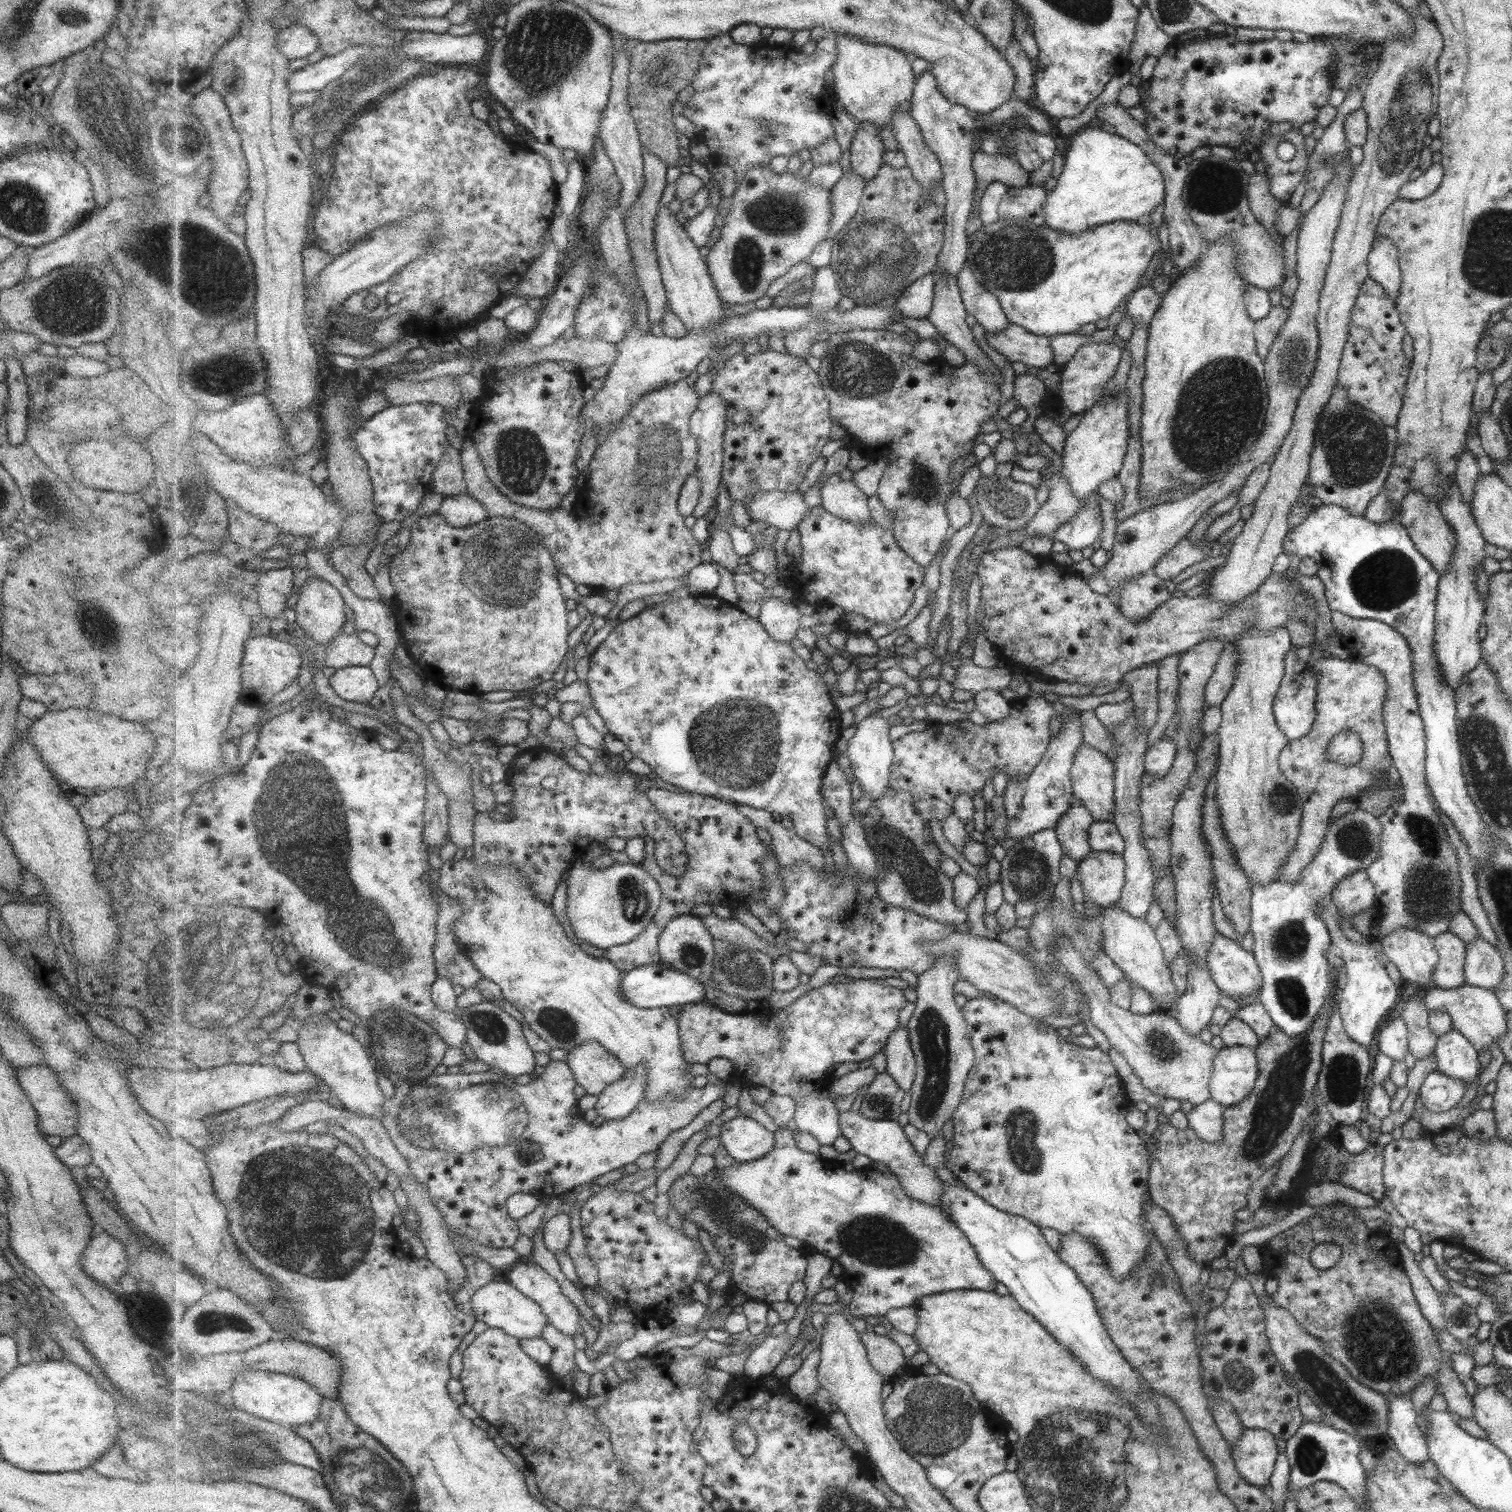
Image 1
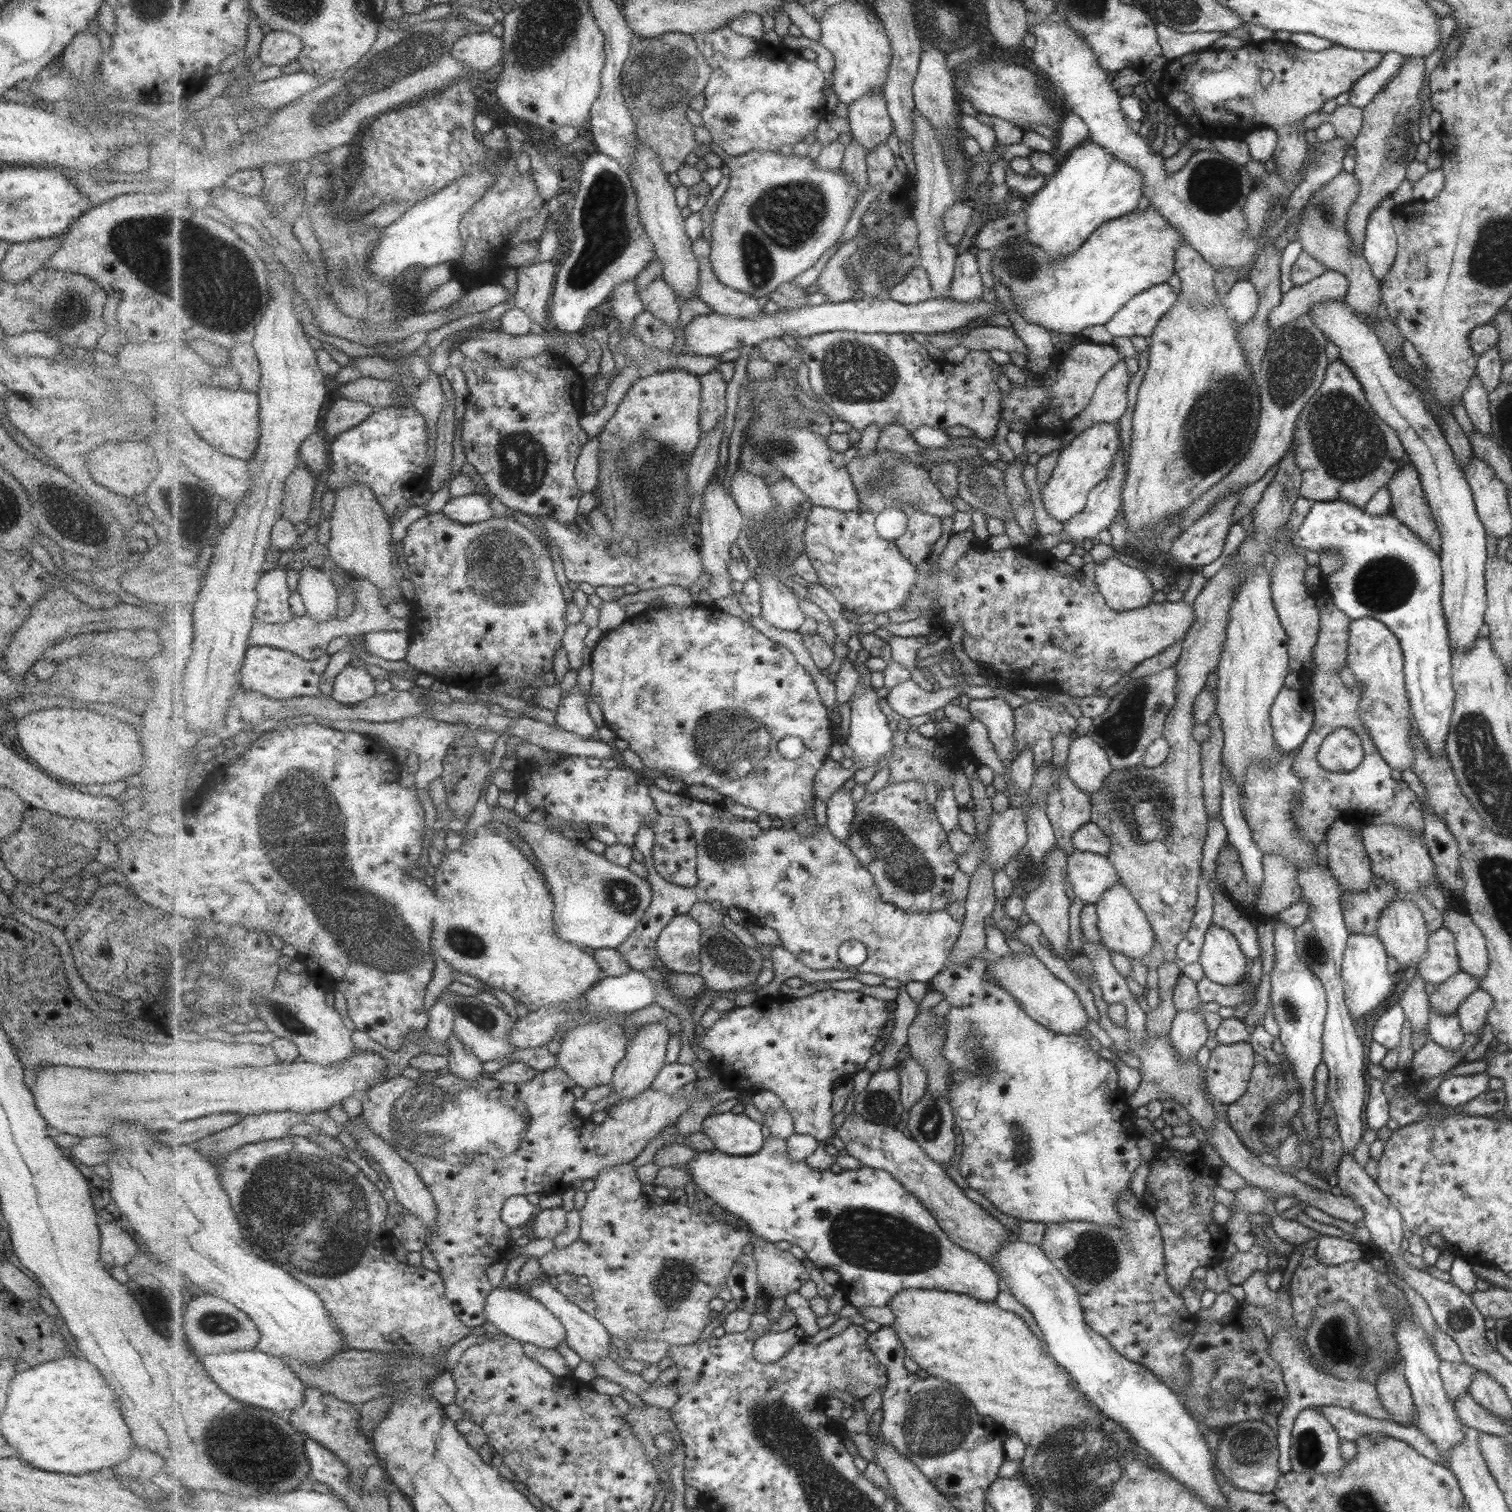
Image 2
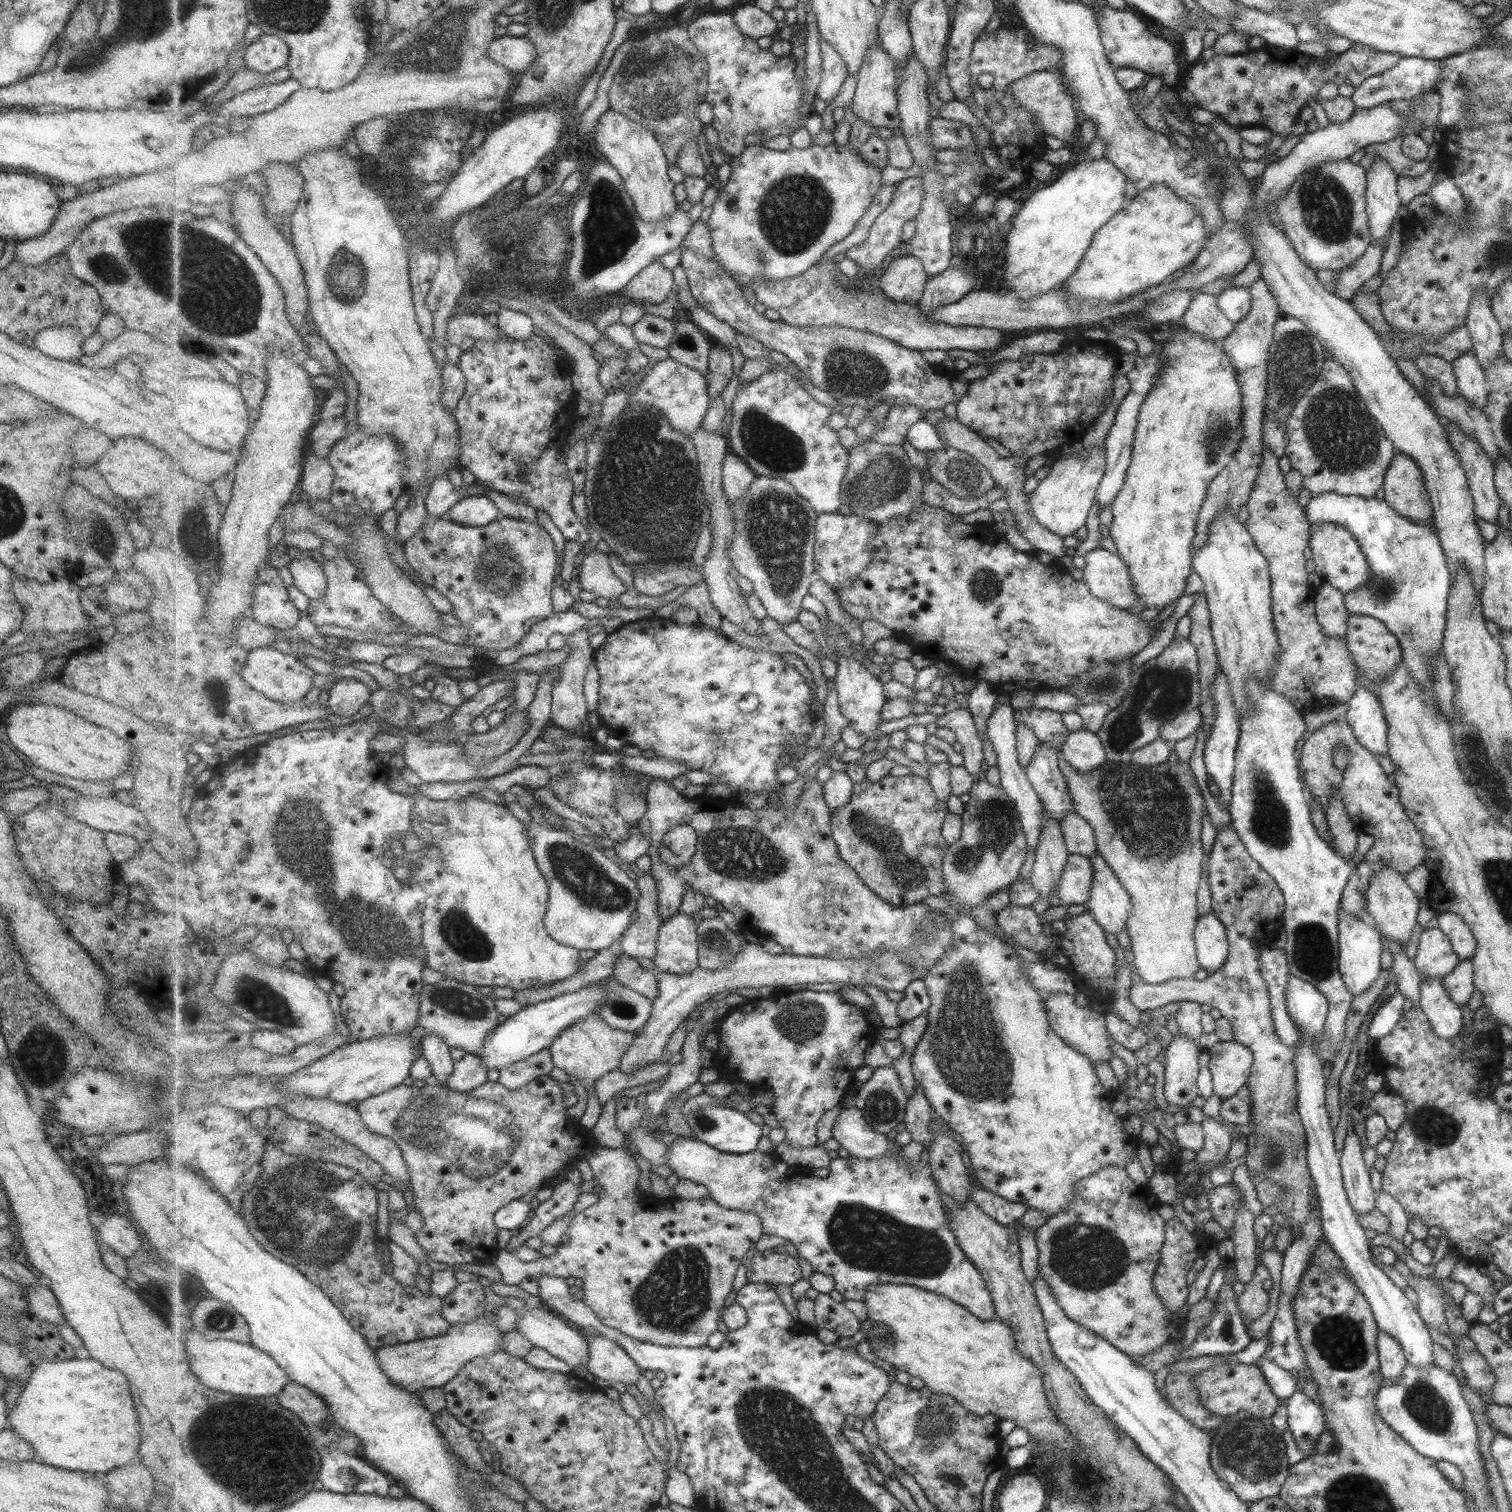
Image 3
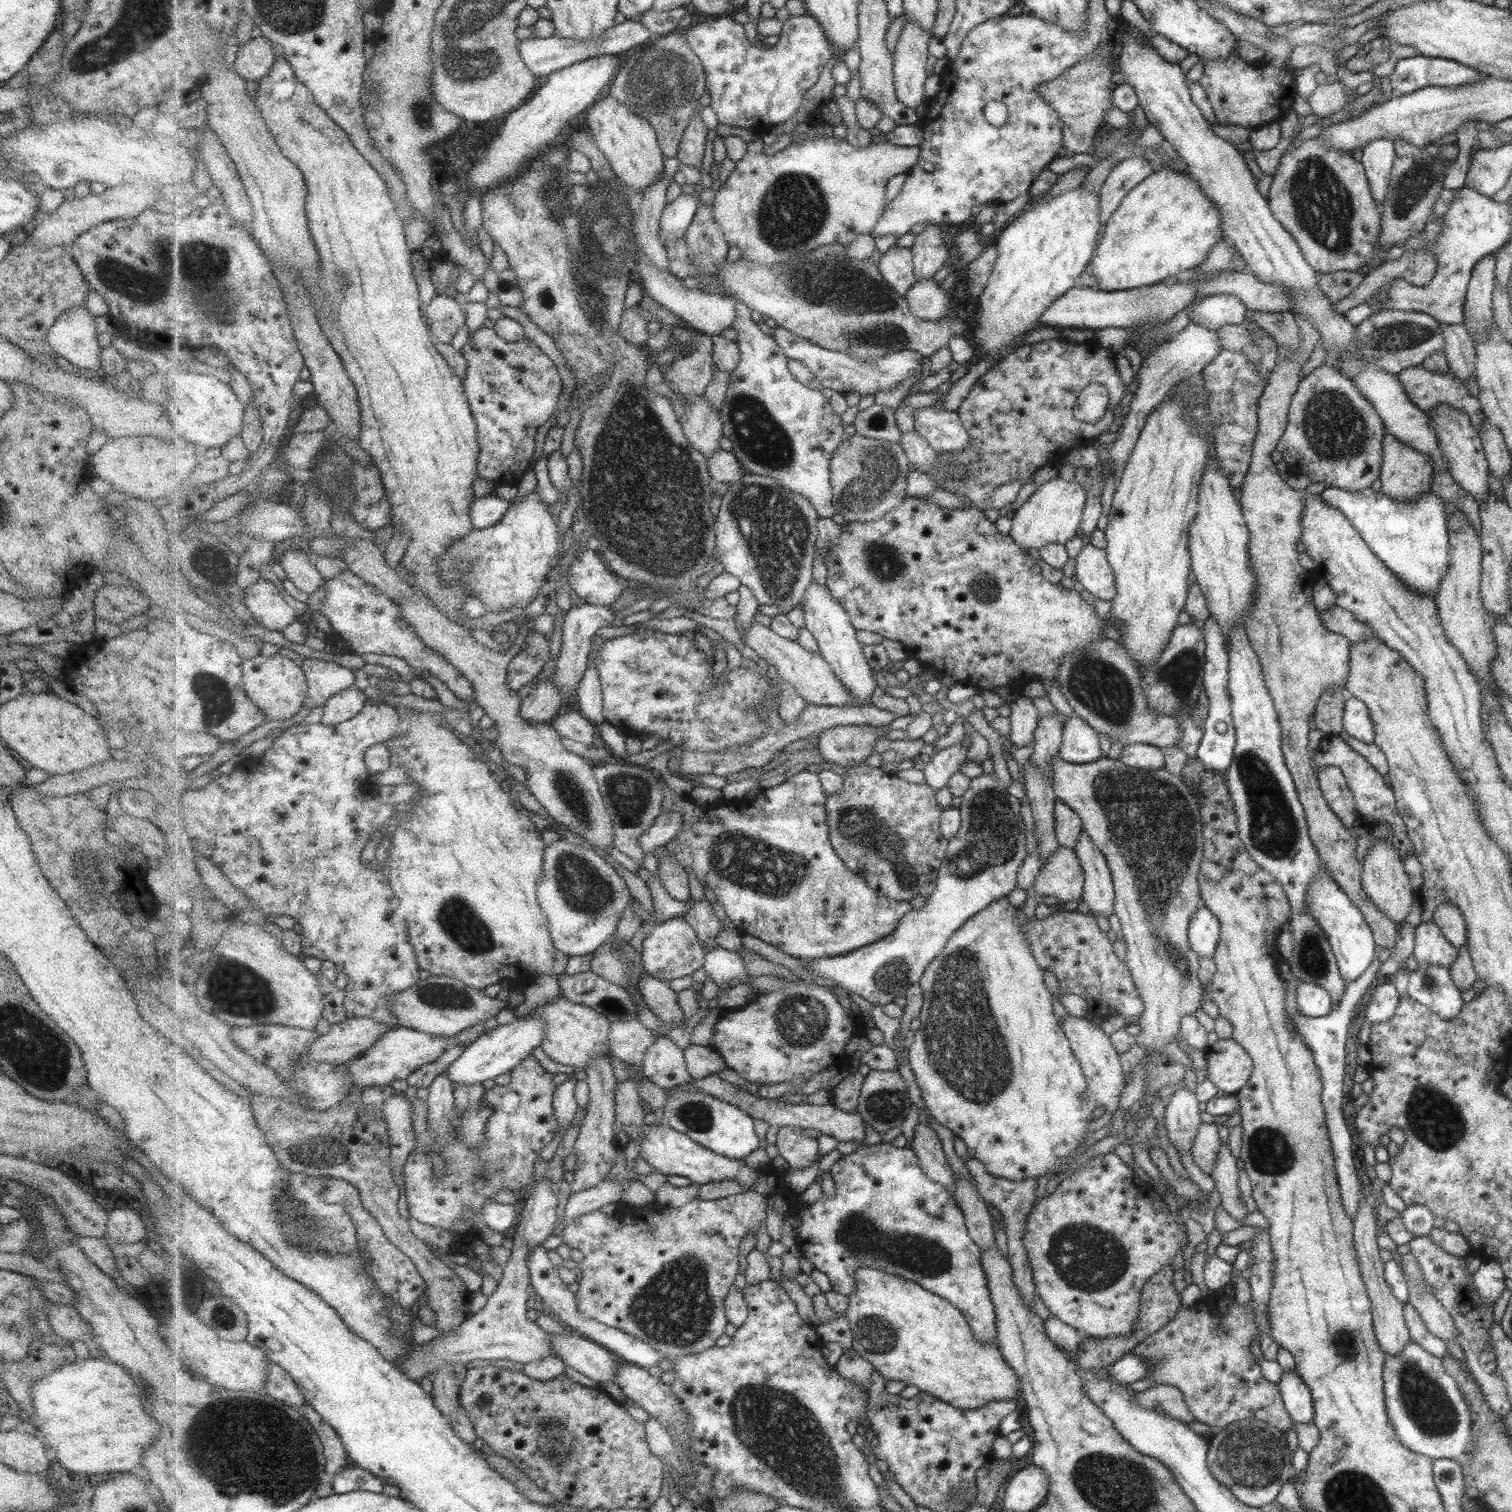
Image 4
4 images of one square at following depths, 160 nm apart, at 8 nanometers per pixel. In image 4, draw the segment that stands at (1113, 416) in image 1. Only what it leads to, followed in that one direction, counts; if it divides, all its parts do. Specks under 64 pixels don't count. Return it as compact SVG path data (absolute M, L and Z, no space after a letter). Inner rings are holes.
M1056 477L1039 486L1022 506L1013 511L1011 530L1008 535L1023 550L1036 554L1047 544L1064 545L1075 537L1075 530L1082 522L1082 512L1086 506L1086 488L1083 483L1066 482Z

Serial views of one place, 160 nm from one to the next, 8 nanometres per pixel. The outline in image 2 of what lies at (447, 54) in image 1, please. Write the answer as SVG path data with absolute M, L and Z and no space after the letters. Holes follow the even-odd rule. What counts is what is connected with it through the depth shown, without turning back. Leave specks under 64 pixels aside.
M489 31L466 35L455 43L452 57L457 61L466 62L478 71L487 72L504 60L505 42L503 38L493 36Z

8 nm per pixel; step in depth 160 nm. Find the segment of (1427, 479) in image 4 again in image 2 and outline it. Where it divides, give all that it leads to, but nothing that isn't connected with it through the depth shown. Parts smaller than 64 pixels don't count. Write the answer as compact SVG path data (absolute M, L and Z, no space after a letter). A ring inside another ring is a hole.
M1409 464L1400 468L1385 487L1391 500L1391 514L1405 524L1434 551L1441 552L1438 526L1430 512L1429 501L1422 491L1418 472Z

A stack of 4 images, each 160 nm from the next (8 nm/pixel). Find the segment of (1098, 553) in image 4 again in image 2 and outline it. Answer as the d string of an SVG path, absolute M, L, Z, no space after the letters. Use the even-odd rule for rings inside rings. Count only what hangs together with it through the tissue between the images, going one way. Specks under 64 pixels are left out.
M1113 556L1096 563L1095 584L1106 605L1114 611L1128 611L1159 598L1141 569L1121 563Z

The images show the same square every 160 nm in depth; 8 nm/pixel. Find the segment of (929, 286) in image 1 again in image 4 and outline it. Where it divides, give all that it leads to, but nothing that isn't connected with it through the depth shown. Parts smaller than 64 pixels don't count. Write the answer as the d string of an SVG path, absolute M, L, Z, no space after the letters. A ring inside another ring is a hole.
M890 248L878 261L882 275L904 297L917 282L914 273L914 252L910 248Z

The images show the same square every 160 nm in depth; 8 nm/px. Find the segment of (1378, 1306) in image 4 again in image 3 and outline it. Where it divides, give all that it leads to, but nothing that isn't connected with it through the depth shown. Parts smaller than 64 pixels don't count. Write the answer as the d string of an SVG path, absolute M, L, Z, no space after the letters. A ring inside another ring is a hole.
M1347 1127L1344 1145L1341 1151L1340 1171L1343 1188L1348 1204L1354 1214L1367 1214L1373 1211L1373 1190L1369 1186L1369 1174L1361 1160L1359 1140L1355 1136L1355 1127ZM1379 1331L1377 1334L1377 1351L1383 1384L1396 1381L1399 1378L1401 1369L1407 1363L1399 1344L1392 1336Z

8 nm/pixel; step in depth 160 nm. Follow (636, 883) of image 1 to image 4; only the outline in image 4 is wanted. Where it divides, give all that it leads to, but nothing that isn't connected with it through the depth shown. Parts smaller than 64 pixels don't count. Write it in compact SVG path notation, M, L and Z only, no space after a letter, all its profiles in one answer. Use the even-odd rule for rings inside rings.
M561 838L546 847L544 876L538 886L538 897L550 923L555 948L571 957L585 954L593 956L617 932L619 922L623 921L623 911L634 900L625 880L601 855L589 846L572 844Z

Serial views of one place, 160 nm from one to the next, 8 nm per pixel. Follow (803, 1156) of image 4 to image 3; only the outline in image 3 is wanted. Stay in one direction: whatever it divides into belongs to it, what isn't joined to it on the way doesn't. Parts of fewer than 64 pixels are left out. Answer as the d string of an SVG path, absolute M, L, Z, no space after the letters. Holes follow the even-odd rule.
M778 987L767 998L751 1000L733 1007L717 1028L719 1051L731 1073L753 1084L748 1091L764 1084L775 1094L773 1113L787 1133L786 1142L795 1148L817 1146L817 1124L833 1107L842 1104L851 1086L853 1072L865 1066L865 1048L861 1040L871 1038L871 1024L861 1008L845 1000L841 992L795 991Z

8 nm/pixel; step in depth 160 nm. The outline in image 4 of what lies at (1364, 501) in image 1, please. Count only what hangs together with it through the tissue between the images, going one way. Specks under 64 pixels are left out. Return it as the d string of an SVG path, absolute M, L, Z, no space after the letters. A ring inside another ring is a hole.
M1321 364L1299 379L1277 450L1287 466L1297 466L1310 483L1359 492L1370 488L1381 473L1383 434L1382 419L1362 391L1347 376Z

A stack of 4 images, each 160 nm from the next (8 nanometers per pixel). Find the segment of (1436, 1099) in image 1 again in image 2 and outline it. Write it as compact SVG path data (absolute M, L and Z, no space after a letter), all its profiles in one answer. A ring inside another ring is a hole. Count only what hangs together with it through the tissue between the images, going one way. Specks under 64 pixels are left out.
M1485 1073L1473 1076L1452 1076L1443 1079L1435 1089L1437 1100L1448 1107L1460 1107L1478 1094L1484 1093L1489 1076Z

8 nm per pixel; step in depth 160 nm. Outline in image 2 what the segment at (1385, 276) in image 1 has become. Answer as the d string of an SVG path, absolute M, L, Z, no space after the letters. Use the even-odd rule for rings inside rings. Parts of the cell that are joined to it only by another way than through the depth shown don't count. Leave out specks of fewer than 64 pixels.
M1390 196L1379 201L1377 208L1369 214L1365 226L1366 241L1360 253L1379 281L1389 272L1398 248L1397 234L1393 227L1395 205L1396 202Z

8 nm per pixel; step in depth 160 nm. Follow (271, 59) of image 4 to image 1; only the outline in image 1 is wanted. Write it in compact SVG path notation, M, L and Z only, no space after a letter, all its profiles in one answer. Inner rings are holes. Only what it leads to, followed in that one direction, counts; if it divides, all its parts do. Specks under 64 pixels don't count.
M291 25L279 34L278 47L291 60L305 58L321 46L319 37L307 27Z

